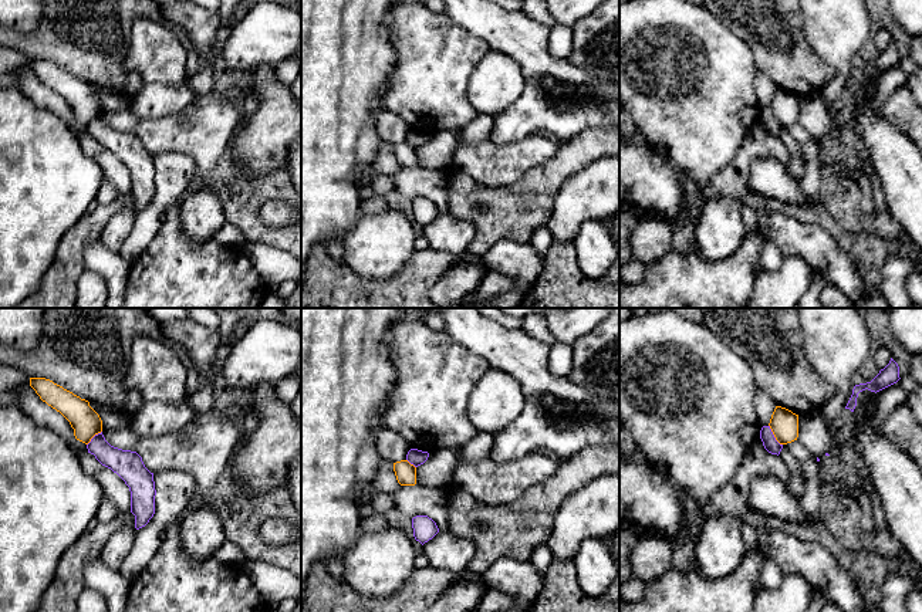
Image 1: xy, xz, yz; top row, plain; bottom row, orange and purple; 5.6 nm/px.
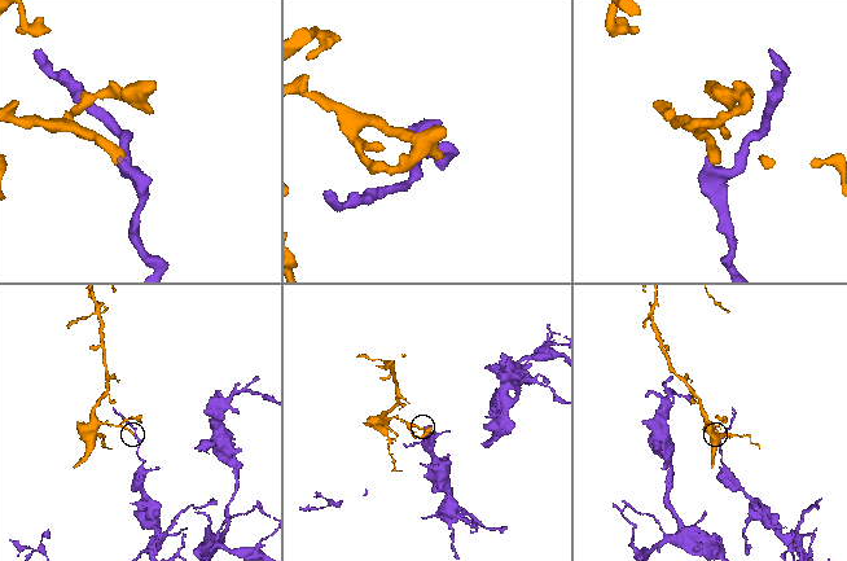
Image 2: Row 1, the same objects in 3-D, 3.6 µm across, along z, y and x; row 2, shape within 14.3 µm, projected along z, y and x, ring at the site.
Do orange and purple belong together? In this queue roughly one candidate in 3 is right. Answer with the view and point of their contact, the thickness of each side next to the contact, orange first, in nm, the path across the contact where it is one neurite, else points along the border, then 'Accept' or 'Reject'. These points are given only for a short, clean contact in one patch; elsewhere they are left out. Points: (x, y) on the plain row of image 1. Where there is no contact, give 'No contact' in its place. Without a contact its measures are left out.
Touches orange at yz (773, 115). Thickness 160 nm (orange) against 80 nm. Boundary: yz (769, 107), (773, 118), (782, 127). Reject

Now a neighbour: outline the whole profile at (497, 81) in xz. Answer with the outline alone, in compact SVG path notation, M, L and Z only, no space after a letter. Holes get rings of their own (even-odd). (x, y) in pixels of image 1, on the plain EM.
M490 51L469 77L467 97L479 114L493 116L516 102L524 85L519 62L503 53Z

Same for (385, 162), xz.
M384 142L371 166L379 175L392 176L394 173L396 173L401 169L401 166L396 162L394 145Z

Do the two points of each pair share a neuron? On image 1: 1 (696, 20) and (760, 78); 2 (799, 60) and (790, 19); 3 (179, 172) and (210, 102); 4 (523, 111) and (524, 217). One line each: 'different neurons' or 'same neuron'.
1: different neurons
2: same neuron
3: different neurons
4: different neurons

